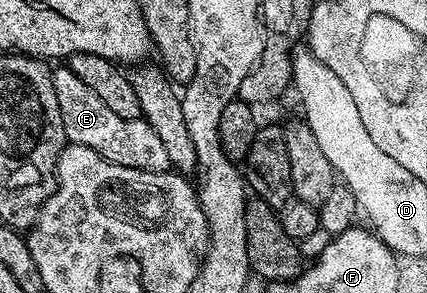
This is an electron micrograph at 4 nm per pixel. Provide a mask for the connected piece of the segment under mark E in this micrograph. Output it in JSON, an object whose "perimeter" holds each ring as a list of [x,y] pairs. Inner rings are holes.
{"perimeter":[[[68,67],[52,73],[56,100],[64,123],[64,135],[71,145],[83,145],[120,167],[132,167],[149,173],[165,173],[171,168],[168,154],[152,127],[141,119],[120,119]]]}

